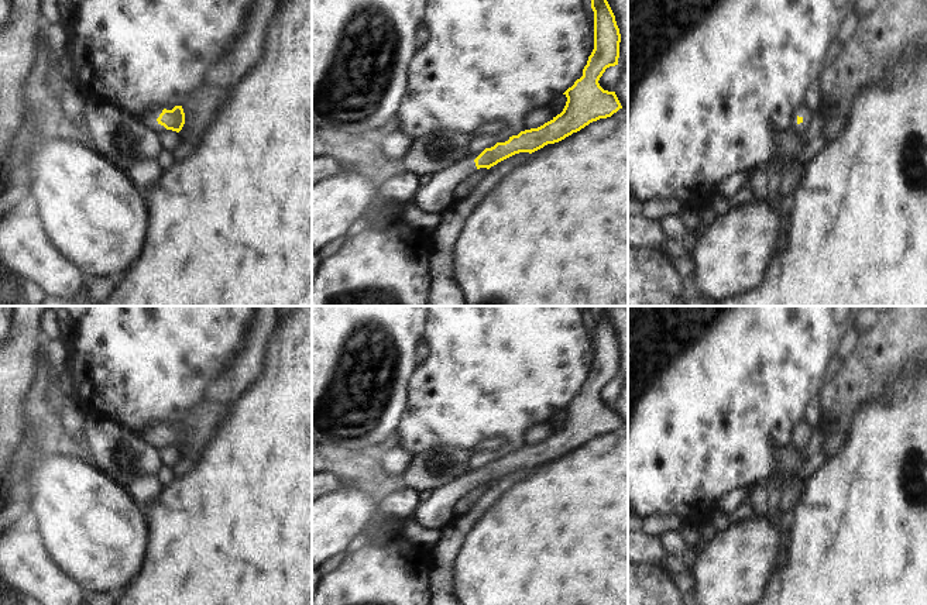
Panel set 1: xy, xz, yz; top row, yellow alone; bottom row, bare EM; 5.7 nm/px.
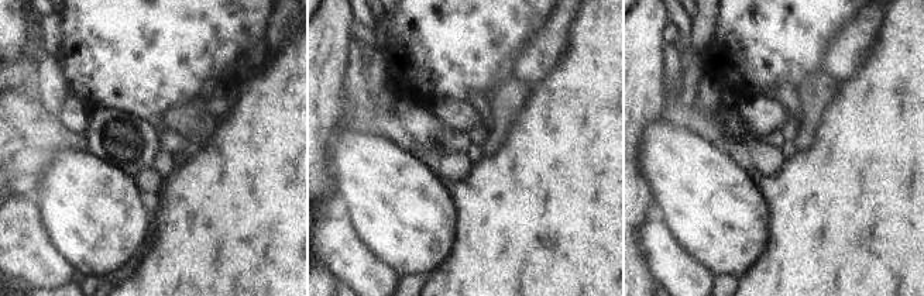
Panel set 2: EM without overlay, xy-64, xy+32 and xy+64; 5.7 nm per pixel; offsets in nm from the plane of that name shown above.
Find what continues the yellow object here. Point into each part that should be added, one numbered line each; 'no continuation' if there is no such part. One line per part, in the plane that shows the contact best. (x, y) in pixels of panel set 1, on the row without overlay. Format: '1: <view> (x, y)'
1: xy (148, 433)

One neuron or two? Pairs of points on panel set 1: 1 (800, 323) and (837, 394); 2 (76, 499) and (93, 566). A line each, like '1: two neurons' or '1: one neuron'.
1: two neurons
2: one neuron

